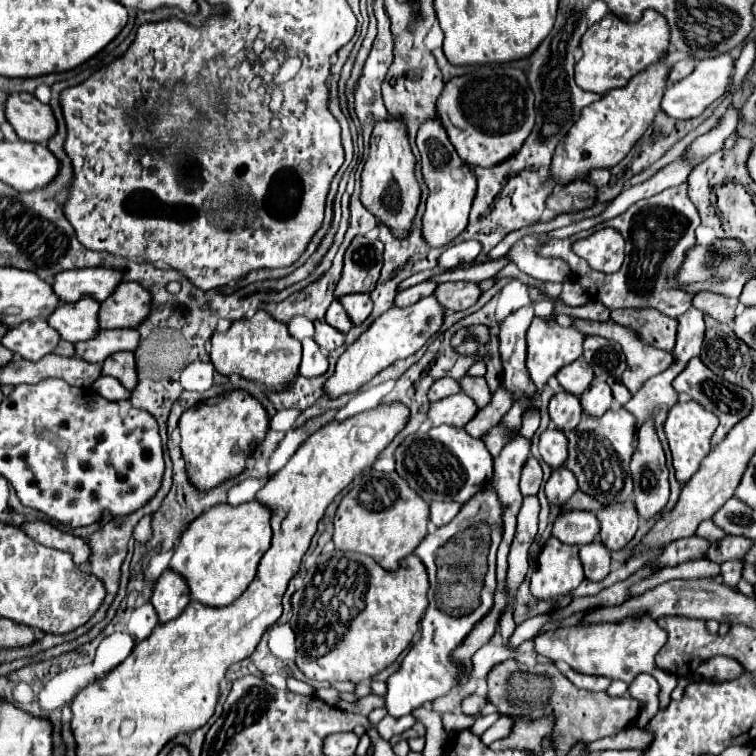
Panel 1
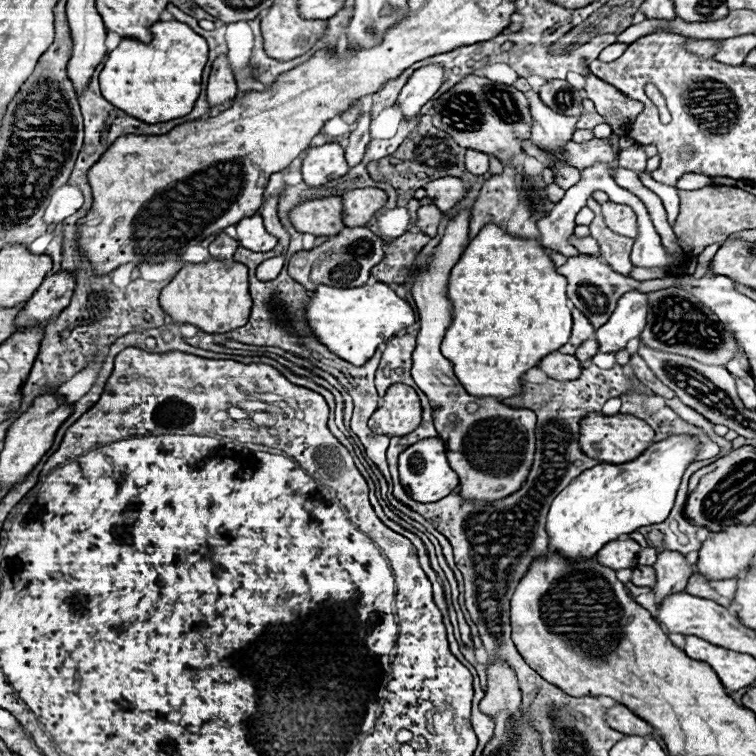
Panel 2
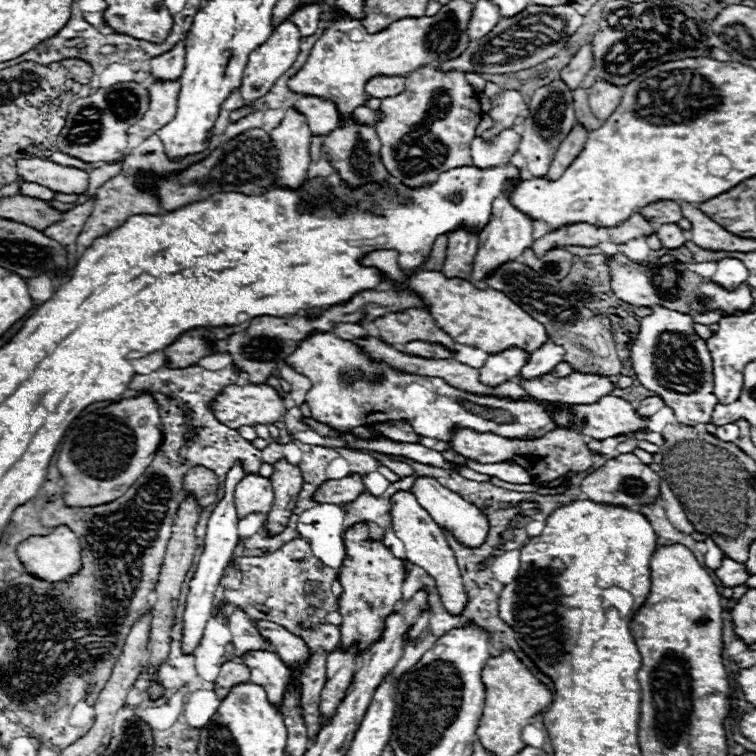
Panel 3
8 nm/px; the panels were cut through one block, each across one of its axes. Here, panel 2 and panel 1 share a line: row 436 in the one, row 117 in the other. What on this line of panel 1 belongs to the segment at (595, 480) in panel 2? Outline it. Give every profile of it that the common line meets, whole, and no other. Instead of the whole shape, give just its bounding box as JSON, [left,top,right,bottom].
[662,54,734,120]

